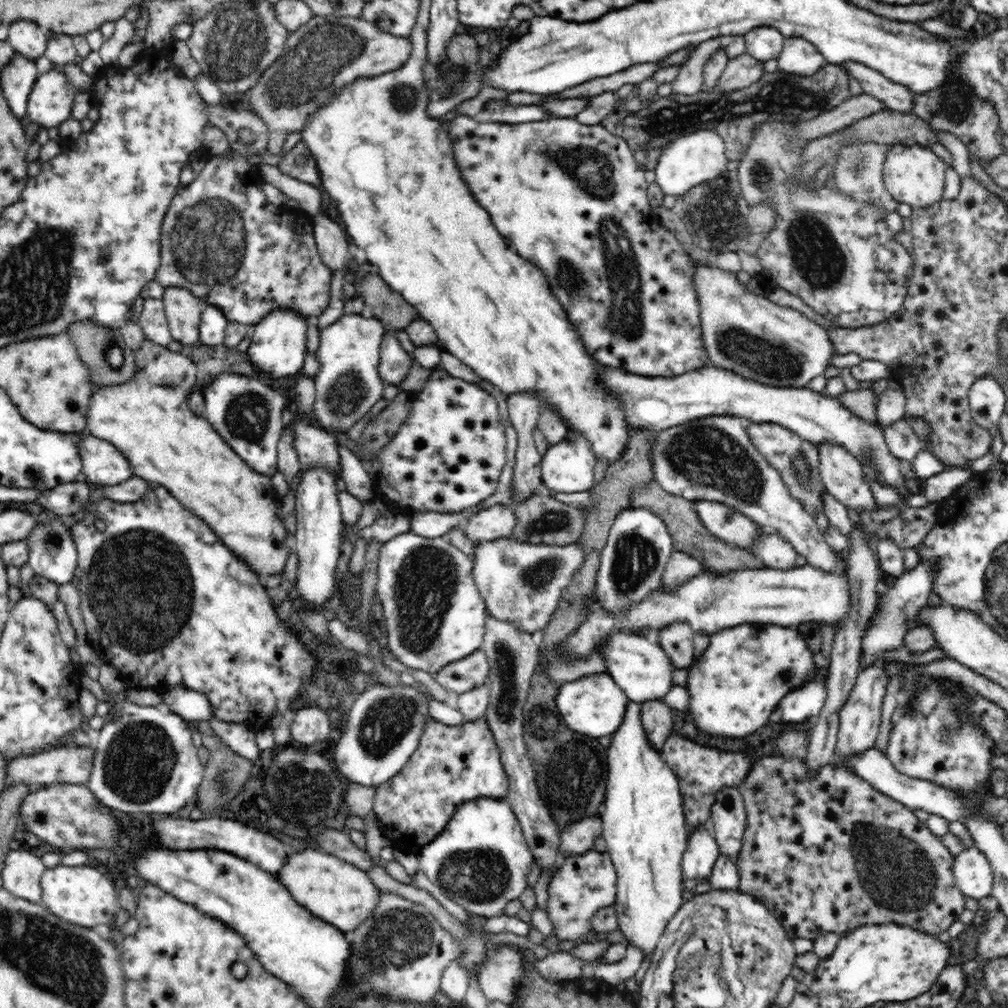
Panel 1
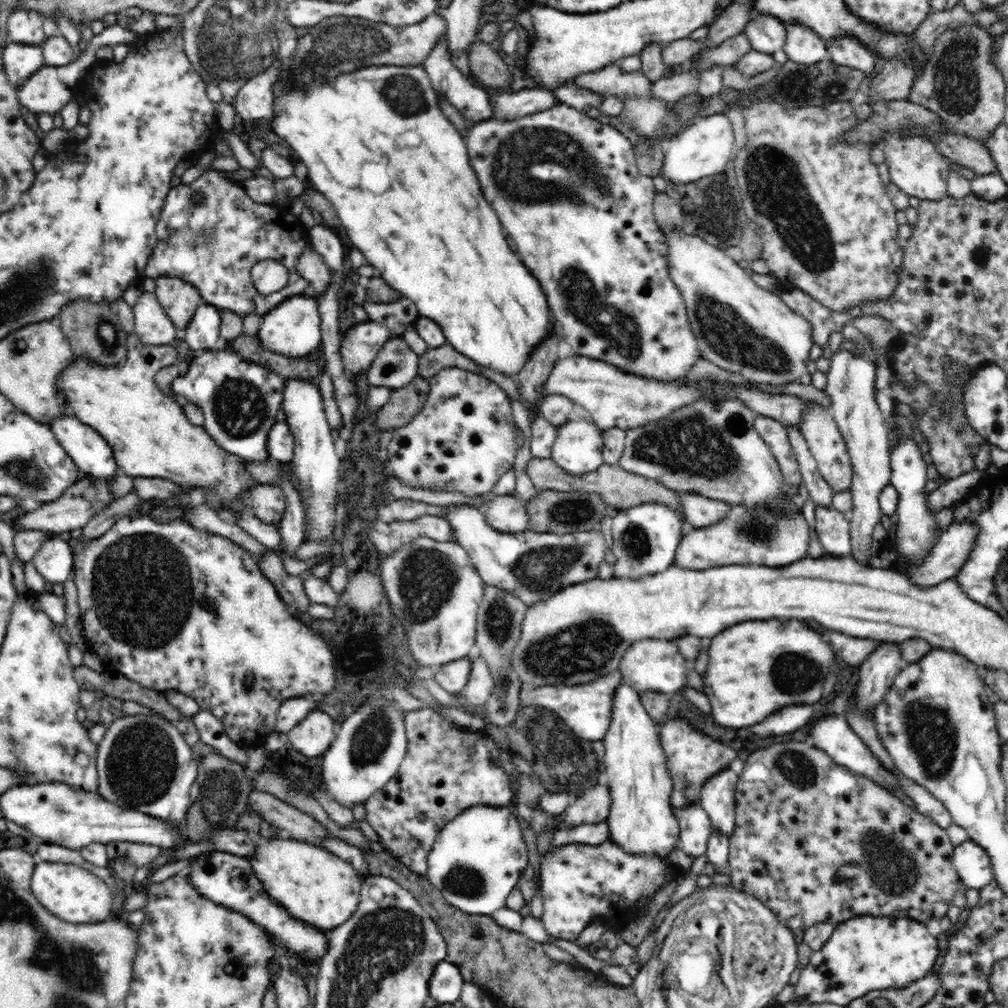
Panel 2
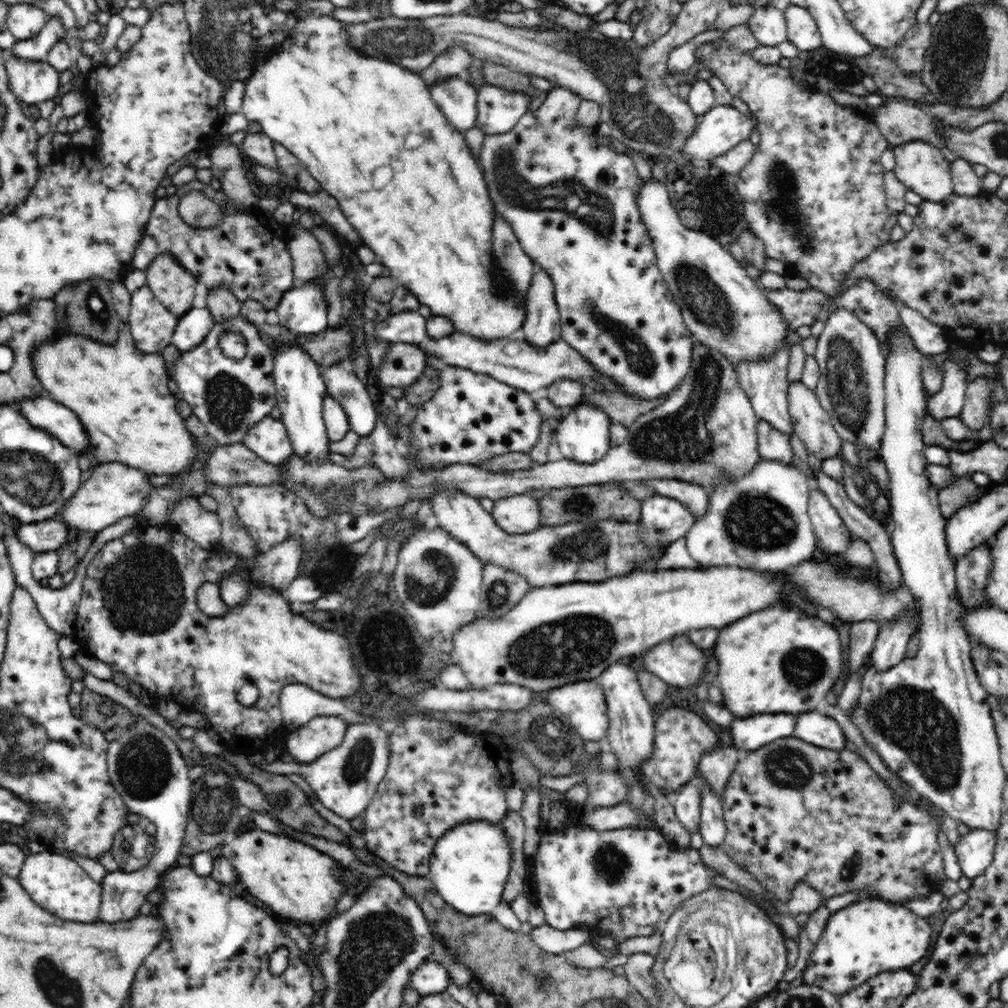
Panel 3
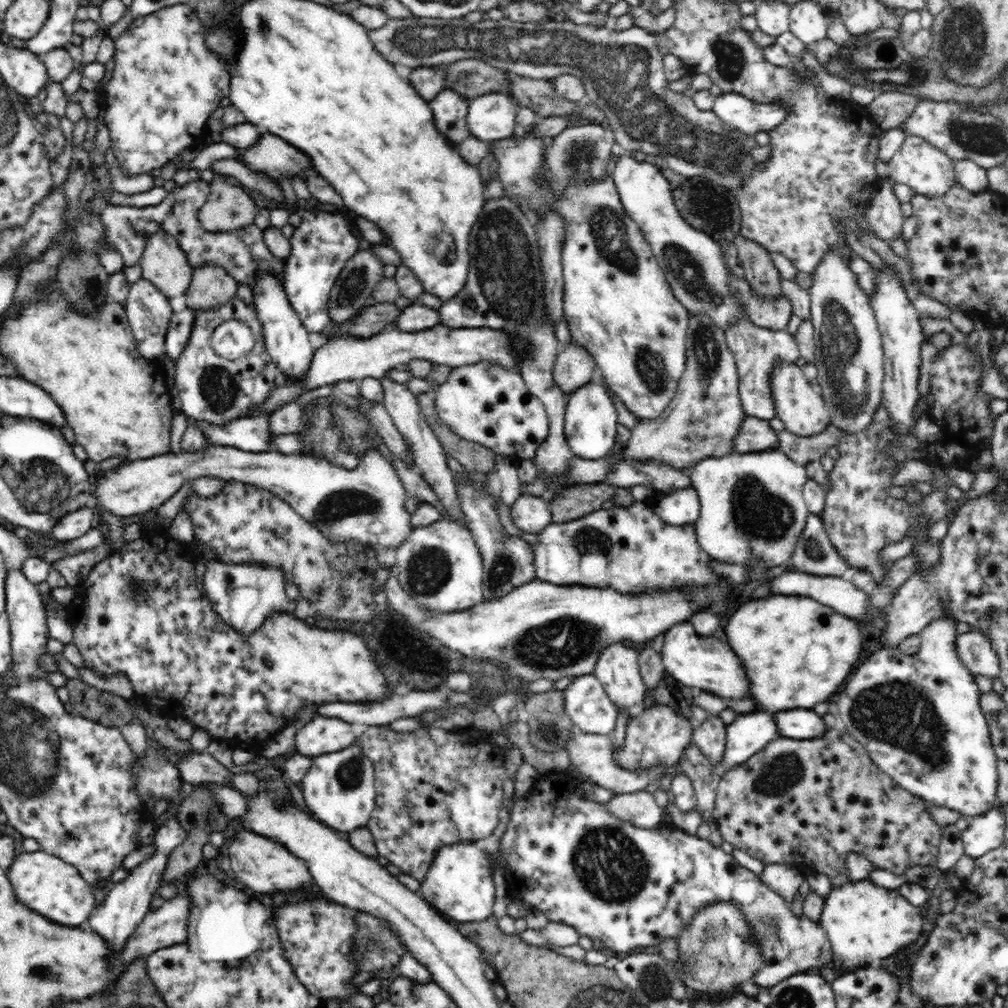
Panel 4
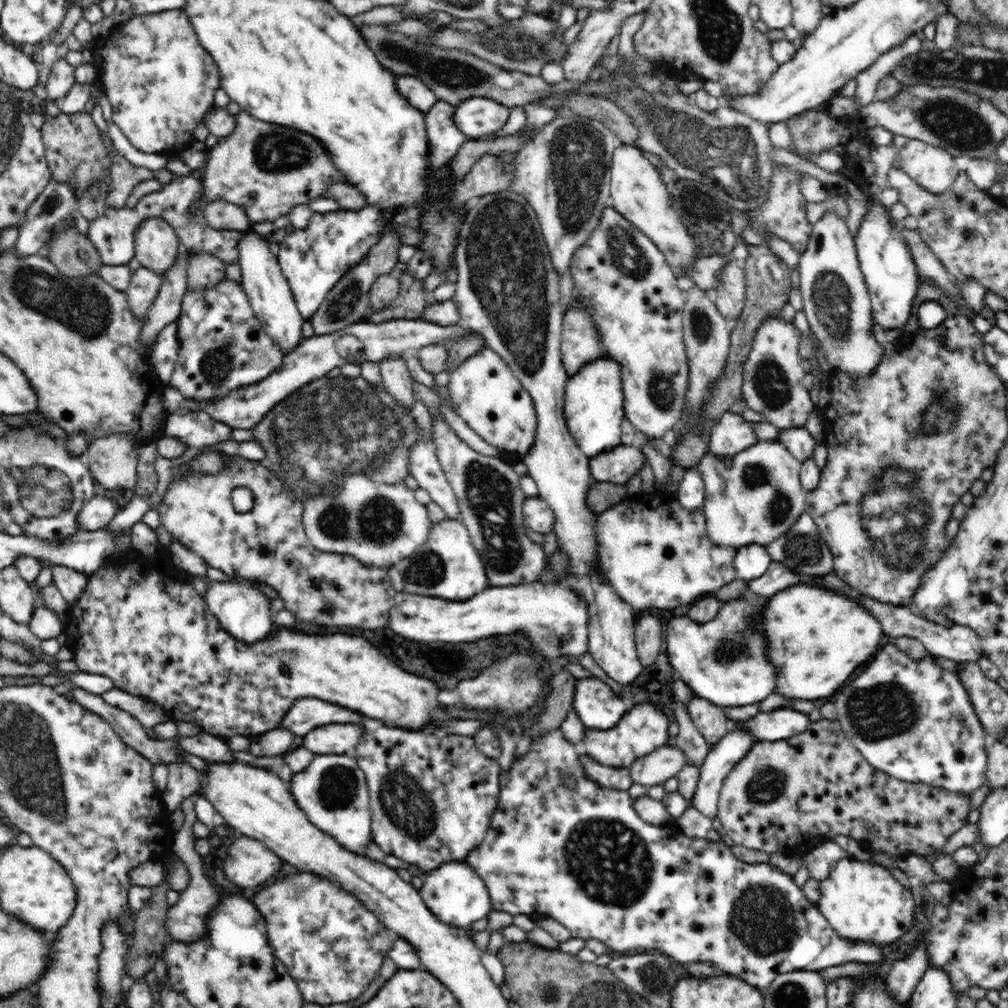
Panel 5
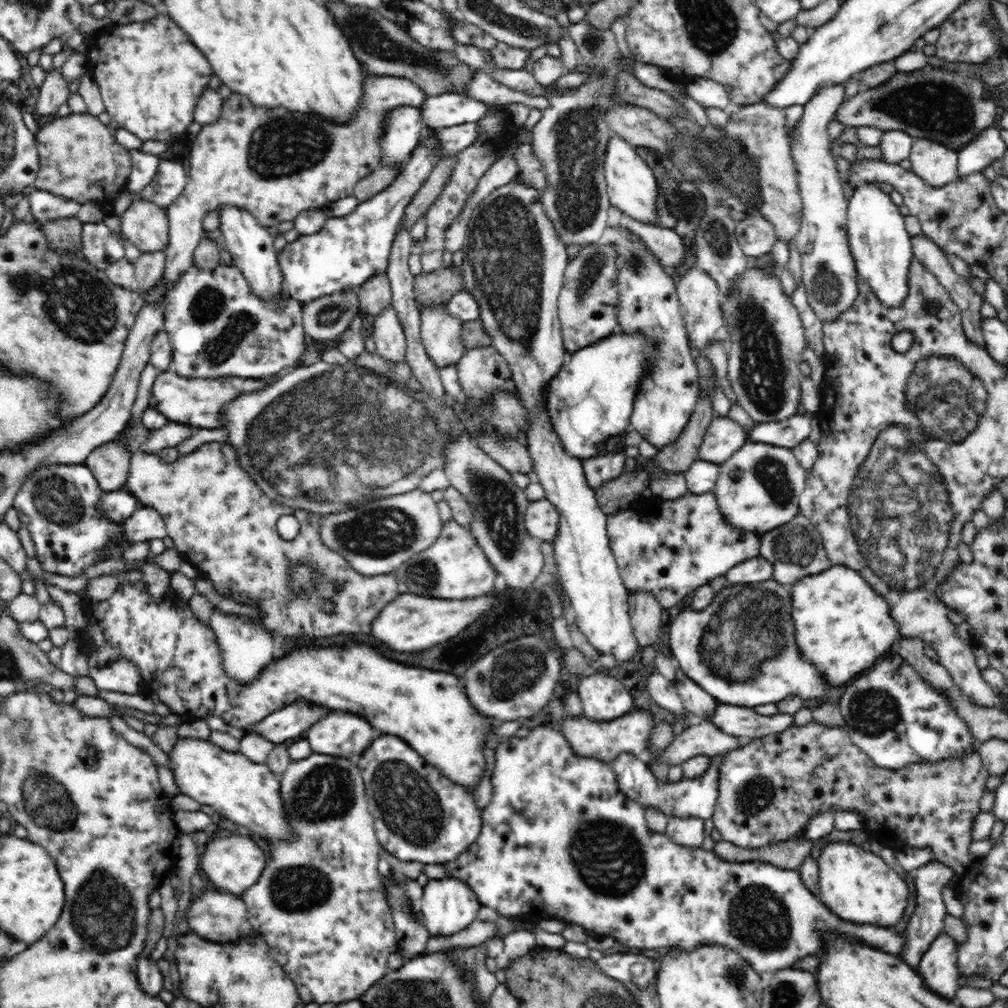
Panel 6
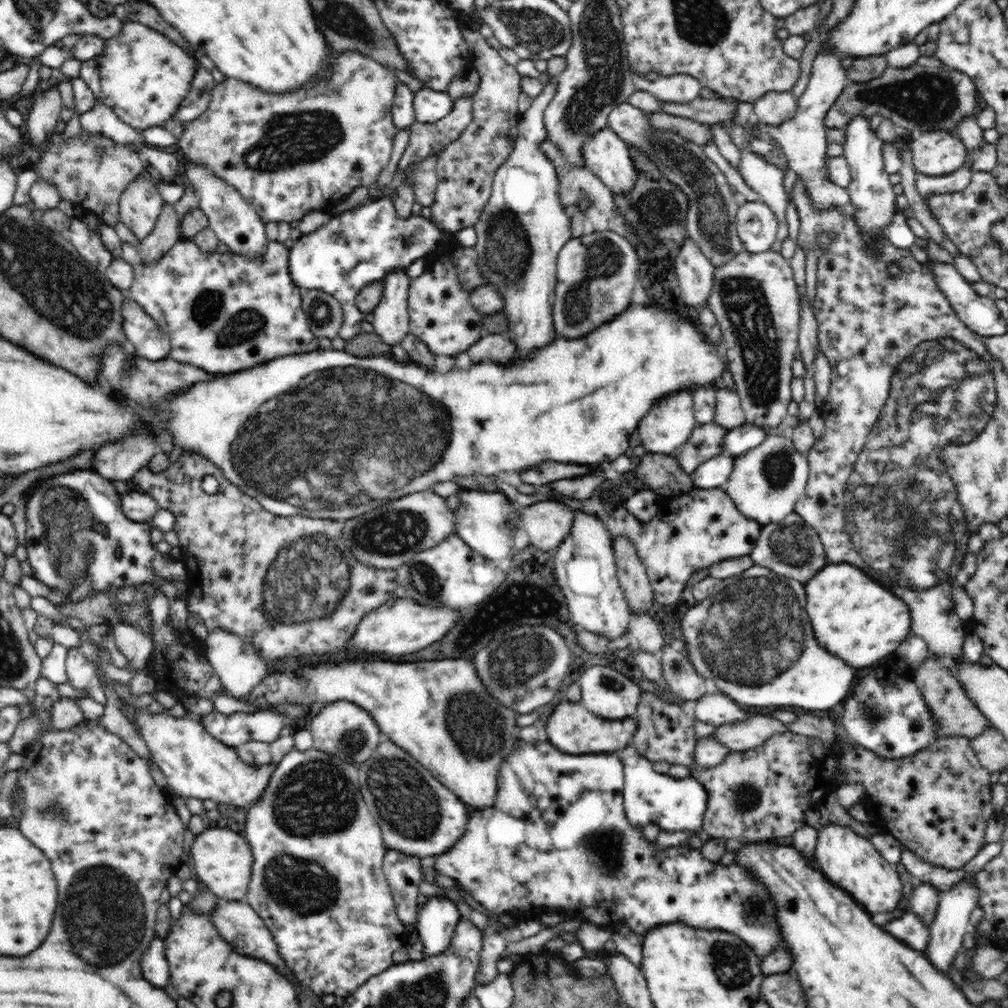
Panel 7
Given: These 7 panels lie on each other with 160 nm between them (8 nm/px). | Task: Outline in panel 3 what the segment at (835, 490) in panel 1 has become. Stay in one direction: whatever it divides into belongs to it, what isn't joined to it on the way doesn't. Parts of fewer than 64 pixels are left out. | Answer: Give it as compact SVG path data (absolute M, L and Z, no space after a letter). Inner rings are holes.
M801 380L788 384L788 405L793 432L802 440L809 454L821 461L841 457L843 440L811 388Z

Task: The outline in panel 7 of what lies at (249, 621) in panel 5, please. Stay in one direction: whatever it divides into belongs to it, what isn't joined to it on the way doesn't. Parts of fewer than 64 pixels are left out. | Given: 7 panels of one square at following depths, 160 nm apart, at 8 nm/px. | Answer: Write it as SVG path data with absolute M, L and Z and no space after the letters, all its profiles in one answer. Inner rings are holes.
M210 631L205 639L204 658L208 660L213 671L220 677L222 688L234 699L245 697L256 685L260 684L266 672L268 672L268 664L264 663L264 659L256 654L252 646L244 643L240 636L232 634L232 632L212 632Z

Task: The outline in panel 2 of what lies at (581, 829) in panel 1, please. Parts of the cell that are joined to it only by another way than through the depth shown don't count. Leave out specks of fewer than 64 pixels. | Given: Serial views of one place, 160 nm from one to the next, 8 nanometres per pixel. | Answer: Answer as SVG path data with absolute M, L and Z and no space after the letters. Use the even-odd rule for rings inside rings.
M596 782L590 789L583 790L578 798L572 799L570 805L562 812L560 826L574 828L580 824L598 824L607 821L610 812L608 784Z

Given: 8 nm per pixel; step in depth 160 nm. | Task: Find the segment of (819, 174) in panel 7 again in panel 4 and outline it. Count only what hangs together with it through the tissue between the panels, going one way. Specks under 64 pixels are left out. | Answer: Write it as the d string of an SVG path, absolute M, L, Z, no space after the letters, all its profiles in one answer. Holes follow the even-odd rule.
M837 248L830 250L815 270L816 273L812 275L813 286L808 292L811 299L811 322L814 328L814 363L819 369L819 391L829 412L831 424L843 432L858 434L870 426L883 400L882 388L885 374L881 333L868 294L862 286L858 285L858 280L850 271L850 262L844 261L844 257Z

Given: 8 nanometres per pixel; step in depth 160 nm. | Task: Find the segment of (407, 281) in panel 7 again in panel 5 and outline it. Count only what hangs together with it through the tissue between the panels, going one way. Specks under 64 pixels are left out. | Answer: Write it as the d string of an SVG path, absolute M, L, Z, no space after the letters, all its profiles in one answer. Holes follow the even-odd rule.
M388 356L379 363L382 388L392 396L402 408L410 411L414 401L412 378L406 367L404 356Z

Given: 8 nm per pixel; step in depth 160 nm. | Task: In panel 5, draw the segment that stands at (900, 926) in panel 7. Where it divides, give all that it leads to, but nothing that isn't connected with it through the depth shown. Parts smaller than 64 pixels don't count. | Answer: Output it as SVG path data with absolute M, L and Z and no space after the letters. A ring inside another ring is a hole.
M558 728L548 732L544 737L532 739L532 749L522 758L515 758L512 769L508 773L501 772L499 777L500 796L499 804L490 820L490 828L476 849L466 855L466 863L485 881L492 908L508 914L544 914L563 924L574 938L594 939L598 948L611 948L622 954L642 952L644 950L659 950L660 953L672 956L678 962L712 962L712 964L727 974L732 974L745 980L748 984L765 989L774 982L776 976L792 972L796 969L818 971L828 966L840 966L848 962L875 963L883 962L882 948L871 942L852 942L840 938L833 930L825 916L816 904L812 904L799 889L791 875L784 874L777 867L764 863L745 863L738 860L732 849L724 841L697 839L680 833L676 836L668 828L656 828L649 822L638 817L634 811L634 800L628 791L600 787L598 783L588 779L584 767L580 765L581 750L566 740Z

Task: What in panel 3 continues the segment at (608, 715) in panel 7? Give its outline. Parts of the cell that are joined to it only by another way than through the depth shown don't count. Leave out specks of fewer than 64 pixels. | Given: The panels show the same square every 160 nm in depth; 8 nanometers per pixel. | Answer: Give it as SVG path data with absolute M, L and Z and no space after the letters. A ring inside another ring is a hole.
M578 680L550 689L540 701L562 712L585 742L599 741L607 736L607 704L597 680Z

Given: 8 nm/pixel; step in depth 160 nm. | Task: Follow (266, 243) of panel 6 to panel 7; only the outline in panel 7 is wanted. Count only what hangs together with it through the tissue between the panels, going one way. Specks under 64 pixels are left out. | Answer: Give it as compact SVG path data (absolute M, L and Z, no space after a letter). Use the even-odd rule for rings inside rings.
M198 161L186 164L186 176L190 184L196 186L197 206L208 217L208 226L214 231L220 242L228 246L230 252L242 257L261 257L266 242L265 222L252 208L252 205L223 177L216 176L206 164Z

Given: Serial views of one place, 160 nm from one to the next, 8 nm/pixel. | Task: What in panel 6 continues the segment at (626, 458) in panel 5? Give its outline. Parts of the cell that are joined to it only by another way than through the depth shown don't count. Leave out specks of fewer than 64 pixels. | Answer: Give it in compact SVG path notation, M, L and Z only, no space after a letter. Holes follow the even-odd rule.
M616 451L583 460L584 475L588 485L597 489L605 482L620 476L625 471L626 457L625 451Z

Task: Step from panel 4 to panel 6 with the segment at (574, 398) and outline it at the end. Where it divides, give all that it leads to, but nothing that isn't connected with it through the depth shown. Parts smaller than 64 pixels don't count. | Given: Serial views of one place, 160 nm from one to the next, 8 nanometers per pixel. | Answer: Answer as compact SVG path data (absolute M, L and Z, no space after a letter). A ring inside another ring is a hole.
M625 333L602 337L596 344L585 345L568 354L568 359L560 366L560 372L544 386L545 404L542 406L544 414L548 415L549 426L556 431L556 438L566 453L586 460L625 450L625 436L631 427L630 419L639 382L649 369L652 353L653 346L642 333Z

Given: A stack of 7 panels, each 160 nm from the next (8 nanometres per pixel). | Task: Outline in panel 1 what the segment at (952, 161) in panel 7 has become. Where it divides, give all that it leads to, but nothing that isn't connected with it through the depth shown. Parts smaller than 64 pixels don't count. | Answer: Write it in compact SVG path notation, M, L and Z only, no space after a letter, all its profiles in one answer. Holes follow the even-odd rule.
M892 144L886 149L882 180L888 195L892 195L896 202L909 204L912 209L927 208L929 205L938 204L943 198L946 169L946 162L928 147Z

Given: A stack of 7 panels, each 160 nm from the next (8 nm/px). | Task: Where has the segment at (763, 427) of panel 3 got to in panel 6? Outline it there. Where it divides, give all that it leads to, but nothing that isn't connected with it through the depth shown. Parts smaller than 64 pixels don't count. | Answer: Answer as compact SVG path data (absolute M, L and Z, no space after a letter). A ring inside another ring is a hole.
M715 417L704 434L699 459L721 465L746 443L746 431L738 423L730 417Z

